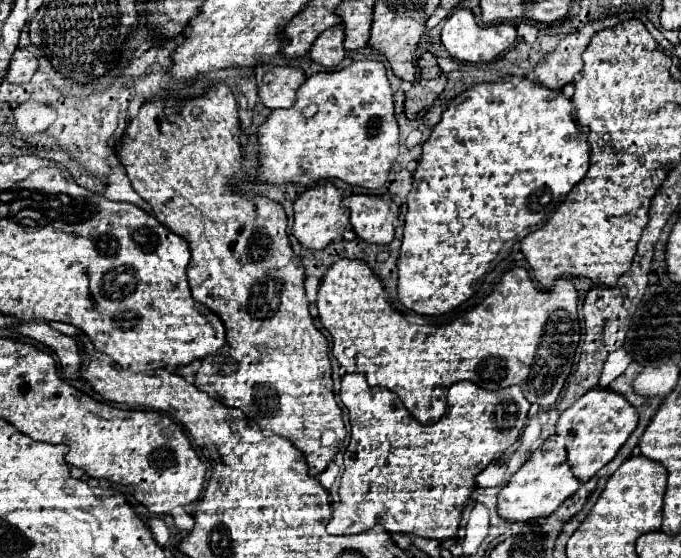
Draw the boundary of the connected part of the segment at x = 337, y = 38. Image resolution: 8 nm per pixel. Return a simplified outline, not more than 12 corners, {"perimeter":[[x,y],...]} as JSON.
{"perimeter":[[341,24],[313,42],[311,58],[327,68],[345,58]]}

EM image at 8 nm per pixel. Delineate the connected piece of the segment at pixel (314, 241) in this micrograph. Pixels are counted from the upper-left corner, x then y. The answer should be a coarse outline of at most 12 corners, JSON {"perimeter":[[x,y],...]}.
{"perimeter":[[331,184],[295,202],[293,236],[321,250],[349,226],[349,208]]}

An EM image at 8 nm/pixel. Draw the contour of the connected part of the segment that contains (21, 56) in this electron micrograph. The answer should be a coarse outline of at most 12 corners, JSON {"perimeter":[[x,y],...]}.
{"perimeter":[[17,48],[7,70],[11,84],[27,84],[37,56]]}

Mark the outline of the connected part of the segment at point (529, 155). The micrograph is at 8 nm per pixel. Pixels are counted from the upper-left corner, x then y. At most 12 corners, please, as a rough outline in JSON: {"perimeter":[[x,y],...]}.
{"perimeter":[[475,84],[423,144],[399,302],[463,304],[581,182],[561,90]]}

